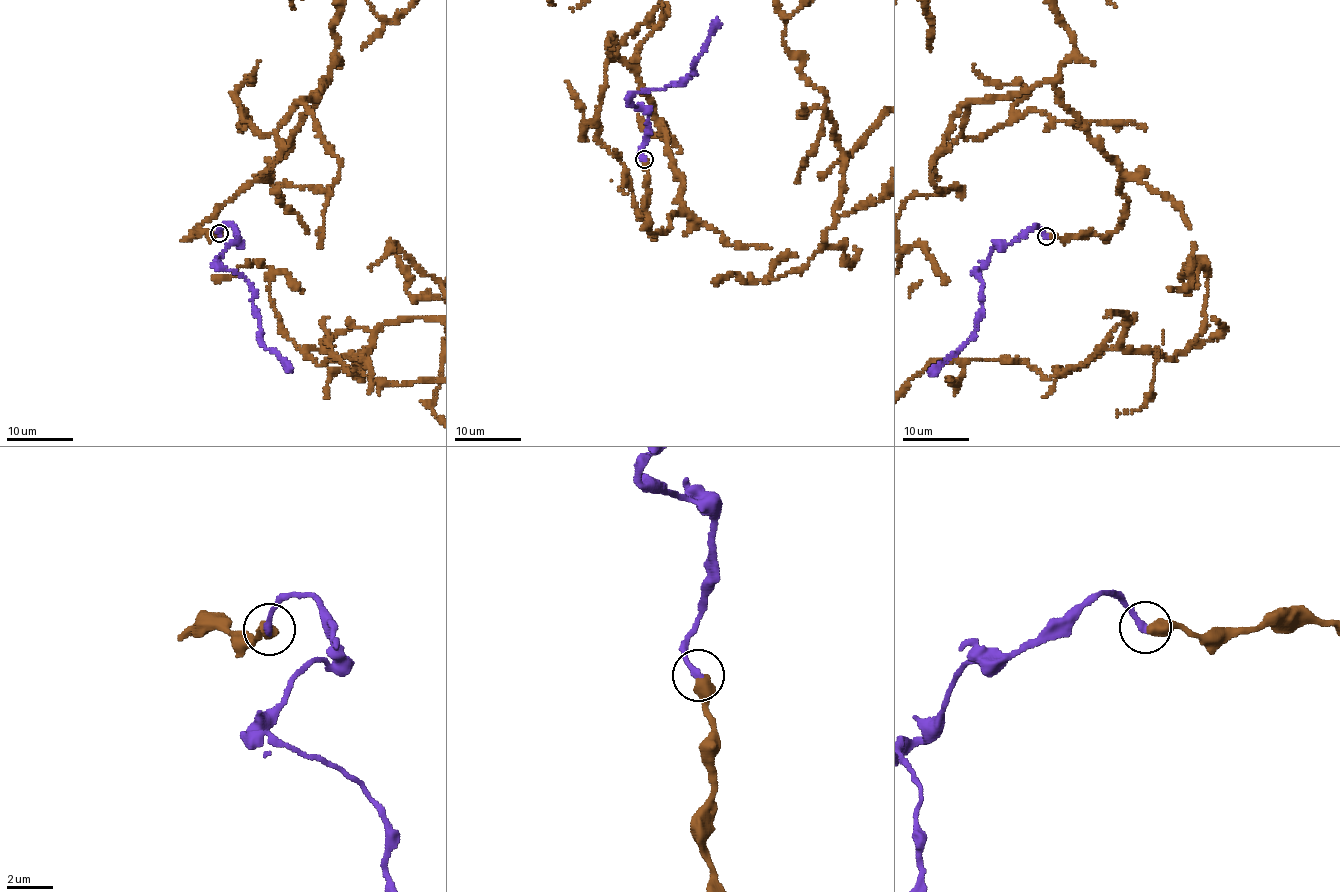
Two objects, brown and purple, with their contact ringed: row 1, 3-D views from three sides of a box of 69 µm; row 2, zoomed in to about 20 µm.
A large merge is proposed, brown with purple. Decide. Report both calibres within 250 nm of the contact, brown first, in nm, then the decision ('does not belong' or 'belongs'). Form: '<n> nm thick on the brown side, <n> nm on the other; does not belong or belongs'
550 nm thick on the brown side, 280 nm on the other; belongs

